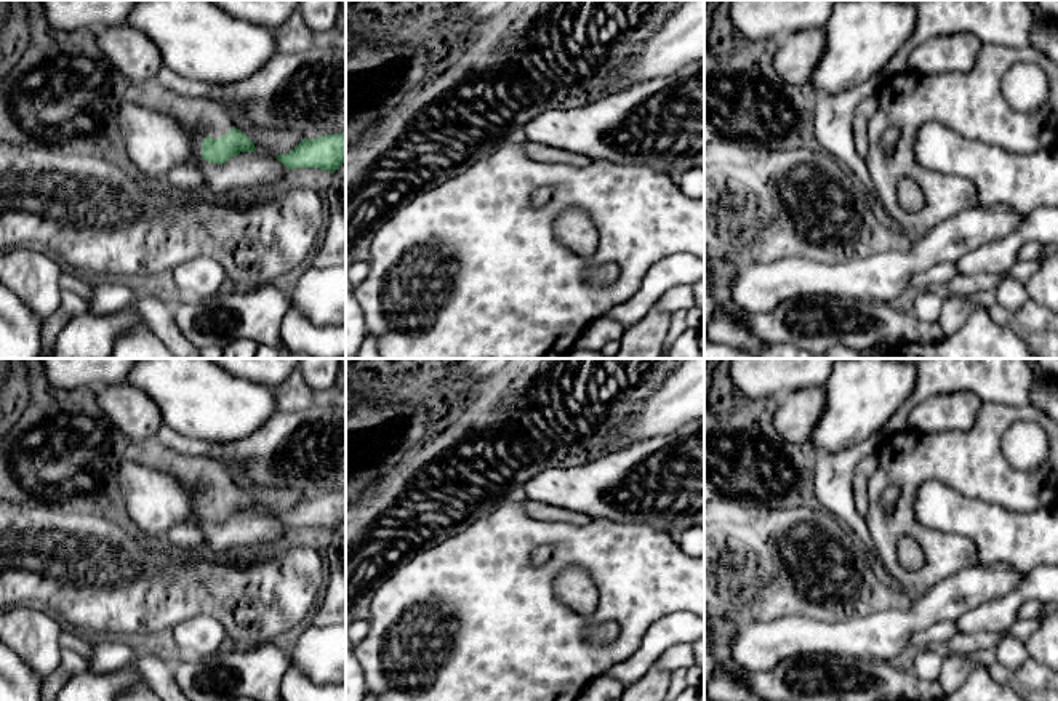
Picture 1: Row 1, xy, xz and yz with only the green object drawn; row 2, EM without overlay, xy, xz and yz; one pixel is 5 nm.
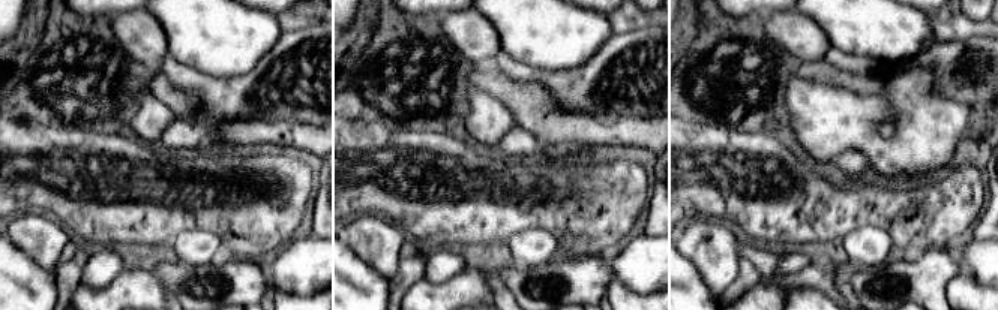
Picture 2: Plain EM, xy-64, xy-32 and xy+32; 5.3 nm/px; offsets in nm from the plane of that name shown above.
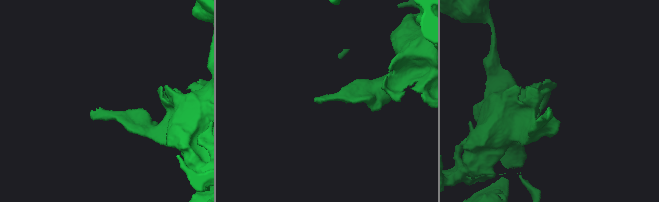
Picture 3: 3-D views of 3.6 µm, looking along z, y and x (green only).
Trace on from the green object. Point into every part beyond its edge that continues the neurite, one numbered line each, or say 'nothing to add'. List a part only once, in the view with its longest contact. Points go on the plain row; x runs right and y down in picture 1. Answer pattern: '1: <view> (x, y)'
1: xy (204, 476)

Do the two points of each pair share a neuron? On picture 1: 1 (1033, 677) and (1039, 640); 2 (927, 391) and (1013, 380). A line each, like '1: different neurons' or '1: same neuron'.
1: different neurons
2: same neuron

